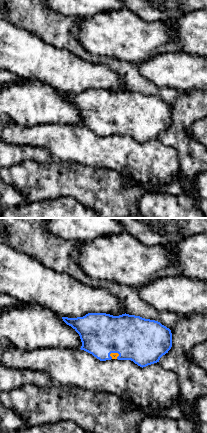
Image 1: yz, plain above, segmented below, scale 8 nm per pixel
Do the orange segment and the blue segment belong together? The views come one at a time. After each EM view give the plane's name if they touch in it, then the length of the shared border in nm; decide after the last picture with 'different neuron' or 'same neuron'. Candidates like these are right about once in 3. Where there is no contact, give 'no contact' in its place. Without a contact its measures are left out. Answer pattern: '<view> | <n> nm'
yz | 90 nm

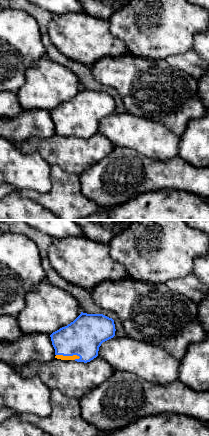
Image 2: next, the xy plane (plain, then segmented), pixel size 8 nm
xy | 200 nm

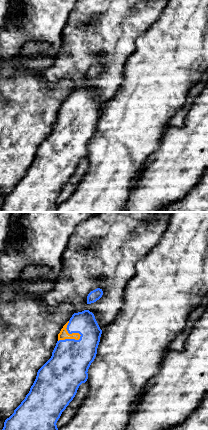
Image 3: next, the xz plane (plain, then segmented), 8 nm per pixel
xz | 200 nm

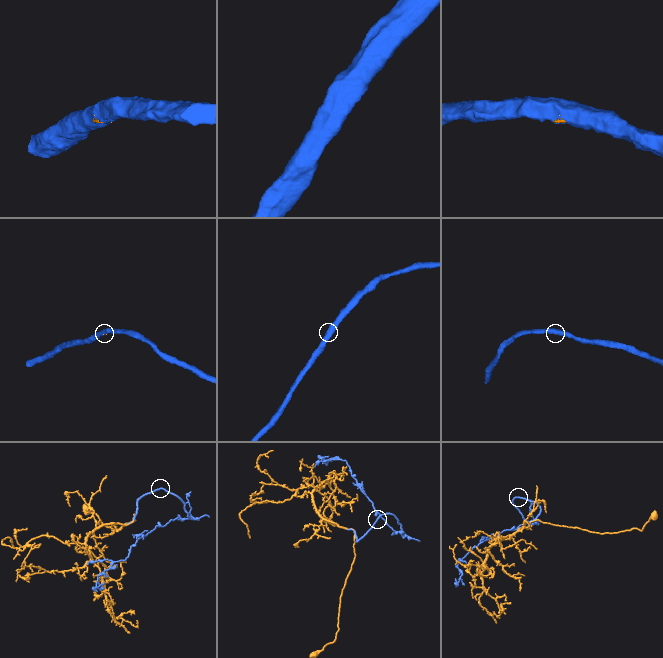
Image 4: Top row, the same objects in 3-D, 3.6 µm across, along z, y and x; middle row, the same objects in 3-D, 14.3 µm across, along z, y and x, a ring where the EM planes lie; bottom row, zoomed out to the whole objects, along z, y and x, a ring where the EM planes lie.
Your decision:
same neuron

